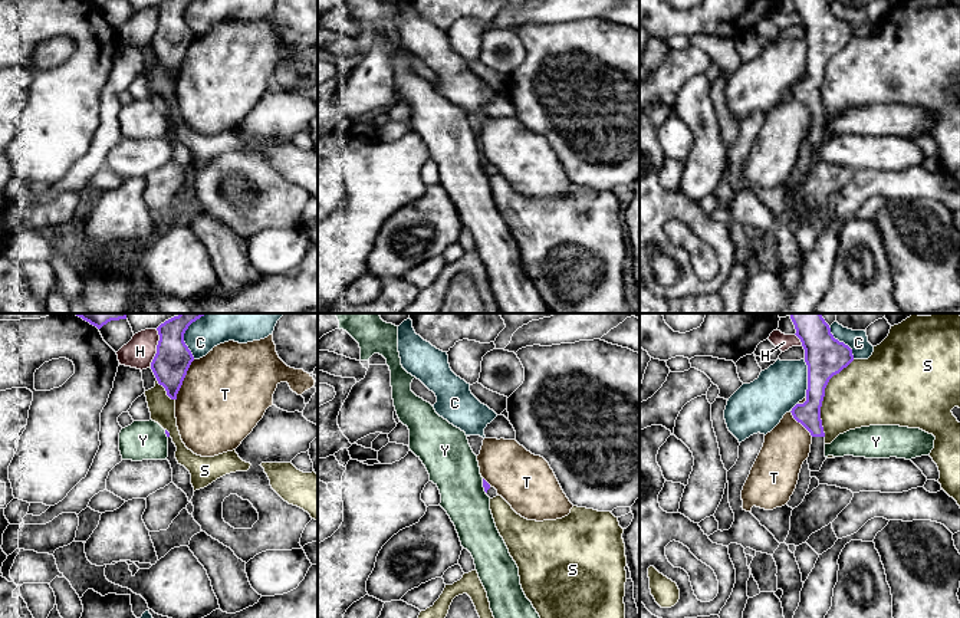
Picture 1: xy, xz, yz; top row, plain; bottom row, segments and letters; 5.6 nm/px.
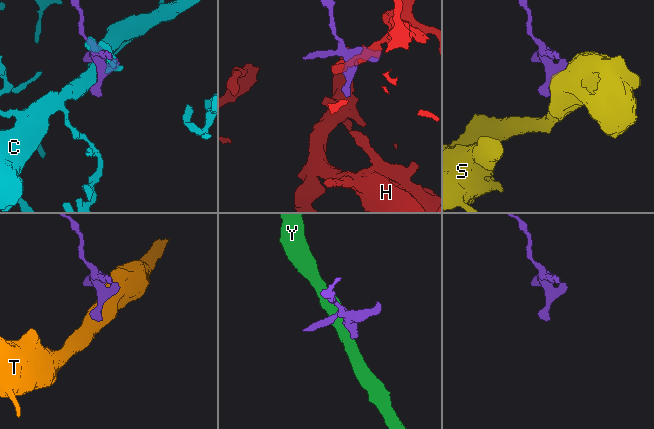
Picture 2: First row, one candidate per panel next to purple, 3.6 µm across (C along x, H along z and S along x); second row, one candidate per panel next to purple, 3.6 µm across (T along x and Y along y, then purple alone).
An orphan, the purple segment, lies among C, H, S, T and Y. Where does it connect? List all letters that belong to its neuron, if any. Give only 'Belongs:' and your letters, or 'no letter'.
Belongs: no letter

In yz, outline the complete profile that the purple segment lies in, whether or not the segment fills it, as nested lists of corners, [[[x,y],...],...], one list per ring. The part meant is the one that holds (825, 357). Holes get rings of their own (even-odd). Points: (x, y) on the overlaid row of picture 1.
[[[790,313],[790,319],[805,349],[808,365],[806,401],[792,408],[793,418],[812,435],[808,460],[811,471],[819,471],[825,457],[825,433],[821,407],[829,379],[846,368],[852,361],[852,349],[831,333],[829,325],[821,313]]]

